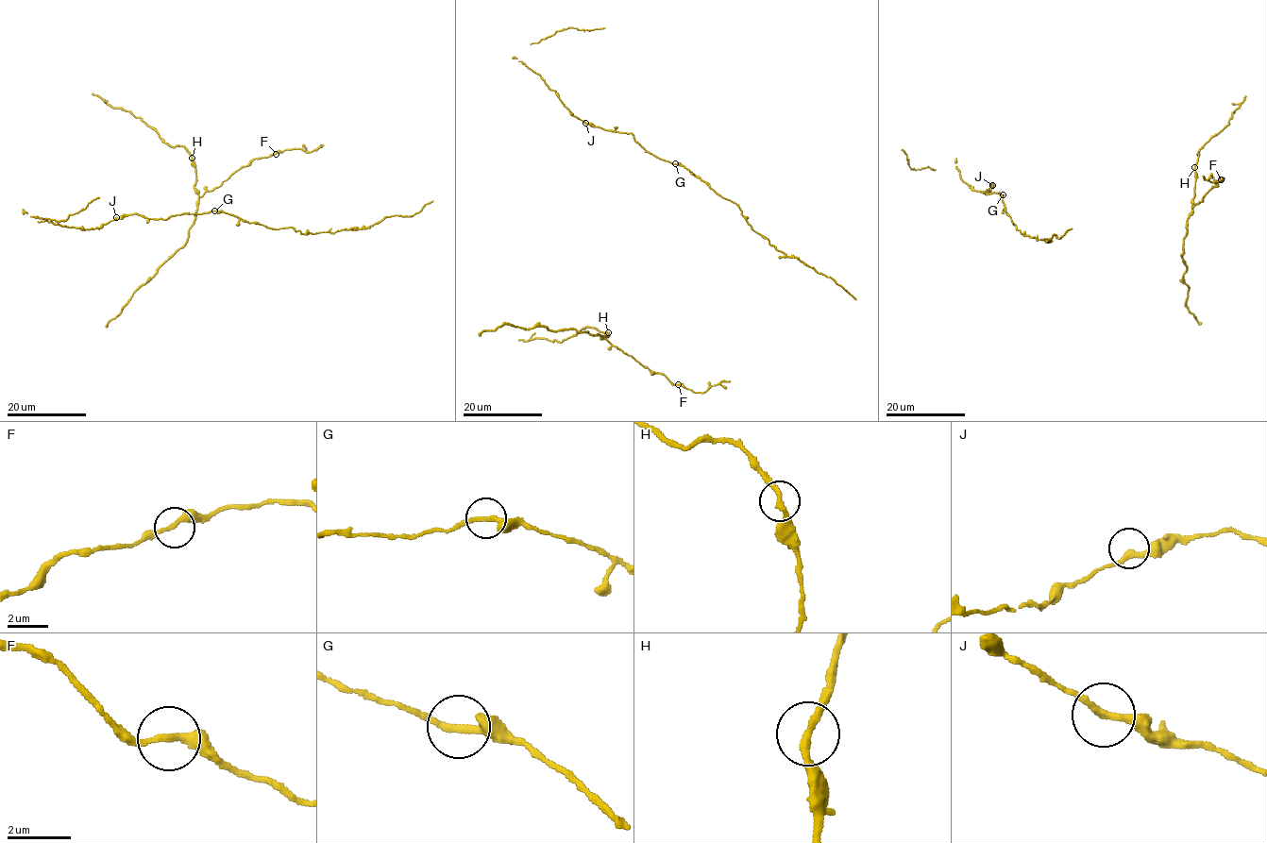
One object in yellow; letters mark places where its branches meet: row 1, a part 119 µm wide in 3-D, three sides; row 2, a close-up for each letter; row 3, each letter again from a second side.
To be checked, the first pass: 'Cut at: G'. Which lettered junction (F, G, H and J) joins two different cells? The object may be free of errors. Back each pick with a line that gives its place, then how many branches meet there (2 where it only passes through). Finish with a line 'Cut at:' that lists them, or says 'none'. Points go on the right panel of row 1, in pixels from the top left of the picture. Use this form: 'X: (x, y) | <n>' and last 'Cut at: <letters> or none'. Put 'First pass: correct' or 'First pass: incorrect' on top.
First pass: correct
G: (1003, 194) | 2
Cut at: G

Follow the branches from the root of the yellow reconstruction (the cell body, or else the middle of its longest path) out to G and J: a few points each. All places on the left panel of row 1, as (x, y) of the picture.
G: (350, 228), (356, 229), (303, 234), (290, 227), (270, 228), (214, 210)
J: (350, 228), (356, 229), (303, 234), (290, 227), (270, 228), (217, 210), (156, 219), (137, 214), (116, 217)

